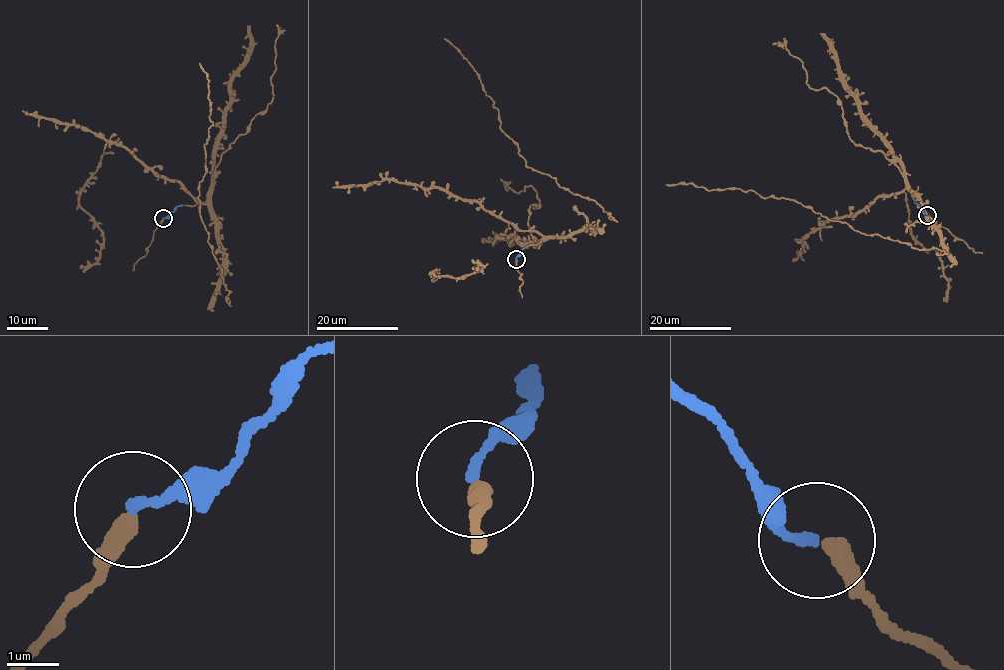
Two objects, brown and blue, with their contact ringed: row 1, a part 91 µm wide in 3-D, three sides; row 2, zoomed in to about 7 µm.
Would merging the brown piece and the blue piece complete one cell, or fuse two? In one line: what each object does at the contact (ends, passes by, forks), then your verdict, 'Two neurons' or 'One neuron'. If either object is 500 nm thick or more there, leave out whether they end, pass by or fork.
At the ring brown ends. At the ring blue ends. One neuron

